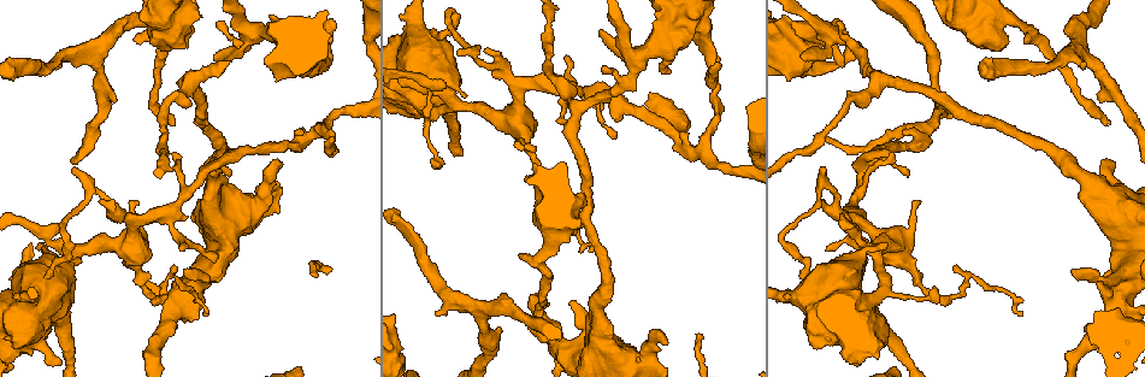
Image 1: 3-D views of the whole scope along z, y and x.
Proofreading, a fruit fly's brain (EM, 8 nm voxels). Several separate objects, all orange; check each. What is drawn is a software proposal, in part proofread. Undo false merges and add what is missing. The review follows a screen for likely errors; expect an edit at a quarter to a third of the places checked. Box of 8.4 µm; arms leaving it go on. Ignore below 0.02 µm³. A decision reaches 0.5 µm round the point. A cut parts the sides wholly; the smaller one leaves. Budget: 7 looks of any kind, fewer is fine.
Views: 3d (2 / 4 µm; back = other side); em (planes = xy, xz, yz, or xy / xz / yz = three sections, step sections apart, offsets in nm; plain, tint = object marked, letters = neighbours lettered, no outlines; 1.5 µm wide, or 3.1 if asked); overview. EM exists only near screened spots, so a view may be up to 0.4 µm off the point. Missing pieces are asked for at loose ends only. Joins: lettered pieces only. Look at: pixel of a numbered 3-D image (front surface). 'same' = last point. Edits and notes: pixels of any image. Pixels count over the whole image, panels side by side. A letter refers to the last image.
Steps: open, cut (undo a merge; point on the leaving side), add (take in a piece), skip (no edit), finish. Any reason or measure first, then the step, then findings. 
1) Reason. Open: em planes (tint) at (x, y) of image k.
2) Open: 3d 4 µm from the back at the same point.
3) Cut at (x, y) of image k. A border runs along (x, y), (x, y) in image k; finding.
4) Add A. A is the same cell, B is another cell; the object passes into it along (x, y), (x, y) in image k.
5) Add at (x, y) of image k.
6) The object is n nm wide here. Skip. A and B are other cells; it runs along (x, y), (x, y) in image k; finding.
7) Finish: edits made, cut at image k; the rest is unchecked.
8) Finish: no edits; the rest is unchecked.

Free end. Open: 3d 4 µm at (602, 67) of image 1.

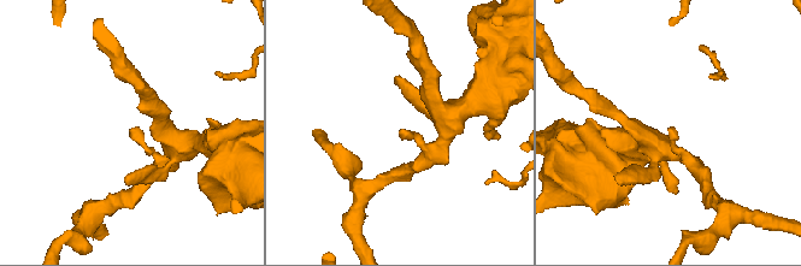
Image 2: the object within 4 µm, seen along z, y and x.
Now the EM. Open: em planes (letters) at (671, 129) of image 2.

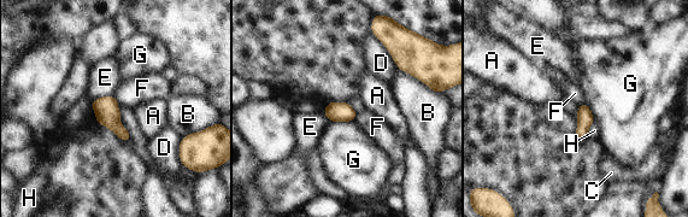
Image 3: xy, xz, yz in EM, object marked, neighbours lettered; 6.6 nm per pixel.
The object is 110 nm wide here. Skip. A, B, C, D, E, F, G and H are other cells; a border runs along (112, 95), (93, 100) in image 3; none of them fits.

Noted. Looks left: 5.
Tapers out. Open: em planes (letters) at (1107, 121) of image 1.

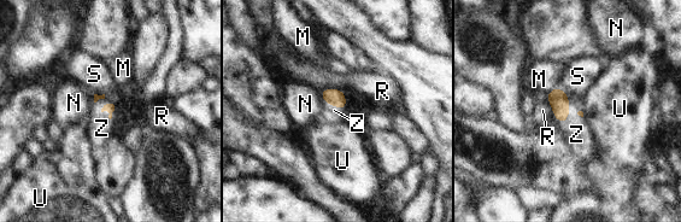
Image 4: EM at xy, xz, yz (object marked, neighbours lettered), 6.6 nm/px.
Add at (576, 134) of image 4. Z is the same cell, M, N, R, S and U are other cells; the object passes into it along (558, 99), (567, 112), (576, 134) in image 4; the cell continues.

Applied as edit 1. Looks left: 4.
Free end. Open: 3d 2 µm at (436, 316) of image 1.

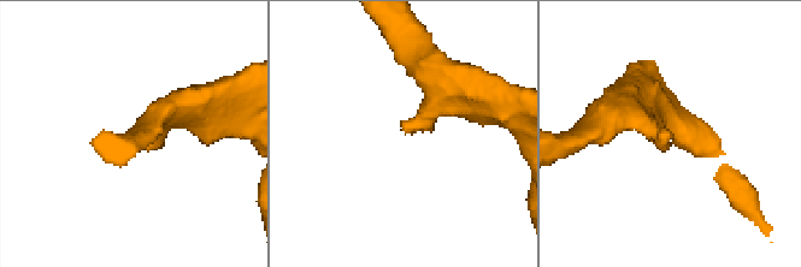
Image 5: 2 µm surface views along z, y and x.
Open: em planes (plain) at (666, 134) of image 5.

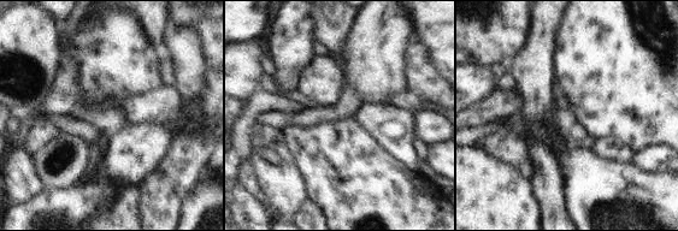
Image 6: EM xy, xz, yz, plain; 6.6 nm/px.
See the neighbours. Open: em planes (letters) at the same point.

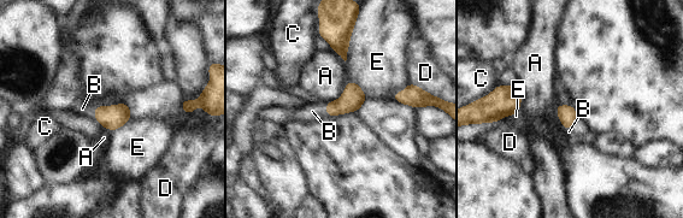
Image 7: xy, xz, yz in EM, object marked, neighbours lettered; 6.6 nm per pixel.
The object is 120 nm wide here. Add at (82, 108) of image 7. B is the same cell, A, C, D and E are other cells; the cell continues.

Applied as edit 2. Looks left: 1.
Finish: edits made, add at image 4, add at image 7; the rest is unchecked.

